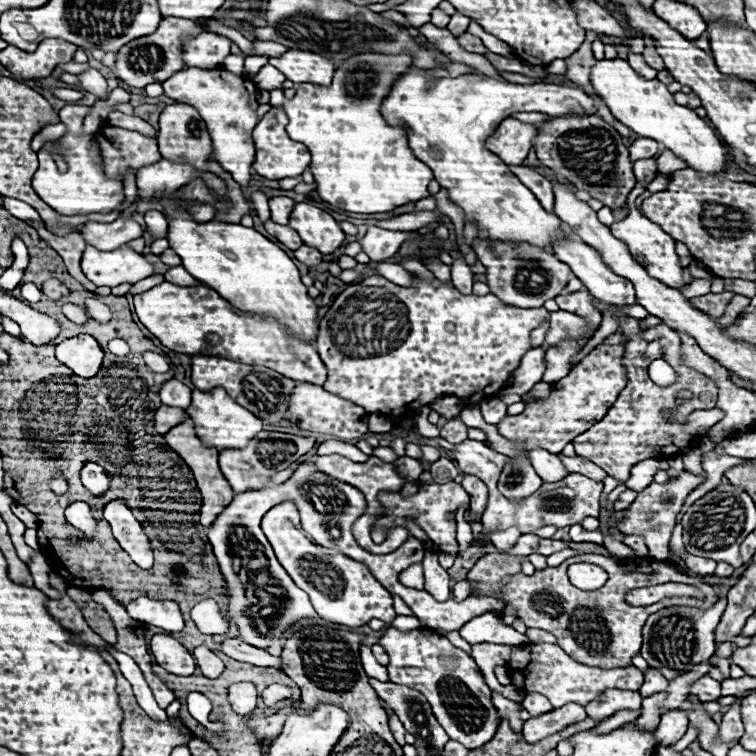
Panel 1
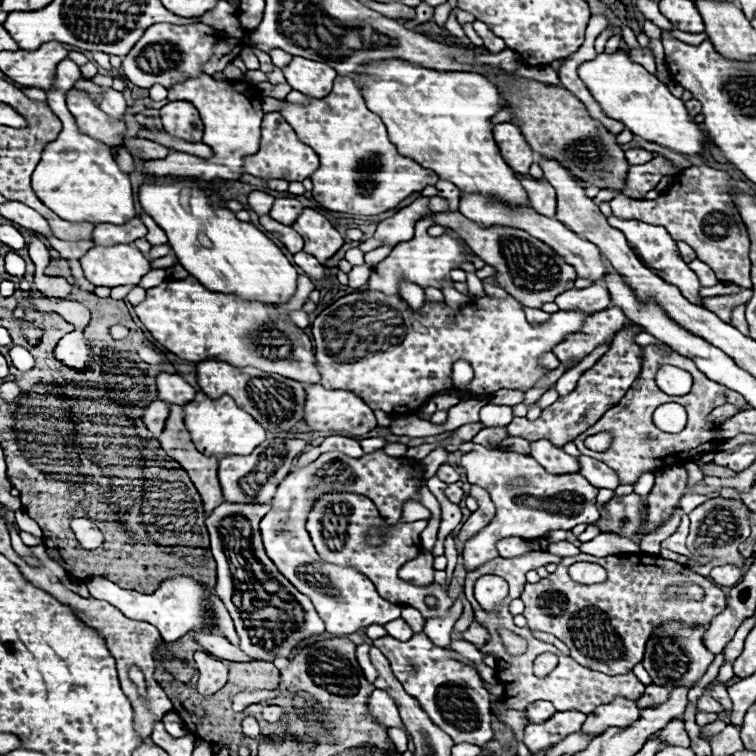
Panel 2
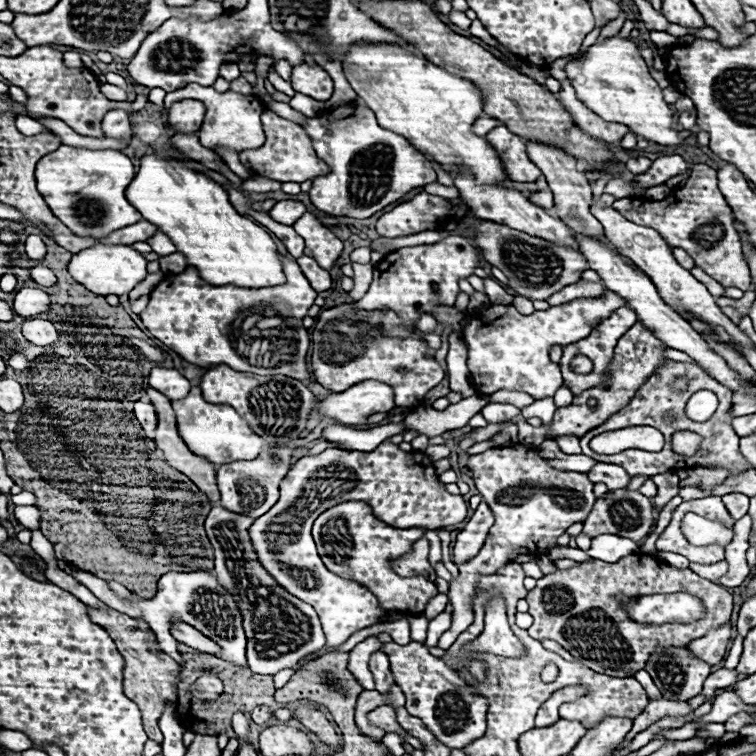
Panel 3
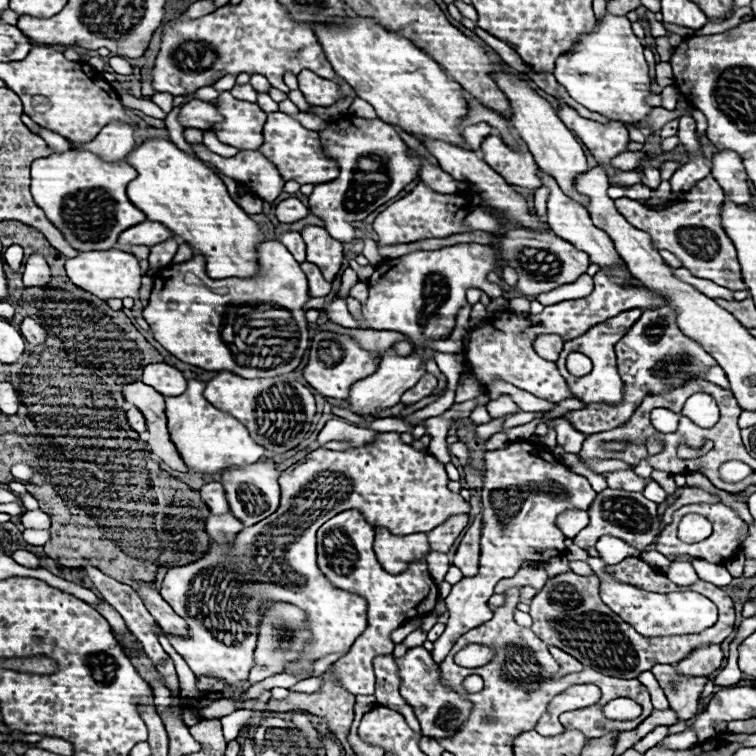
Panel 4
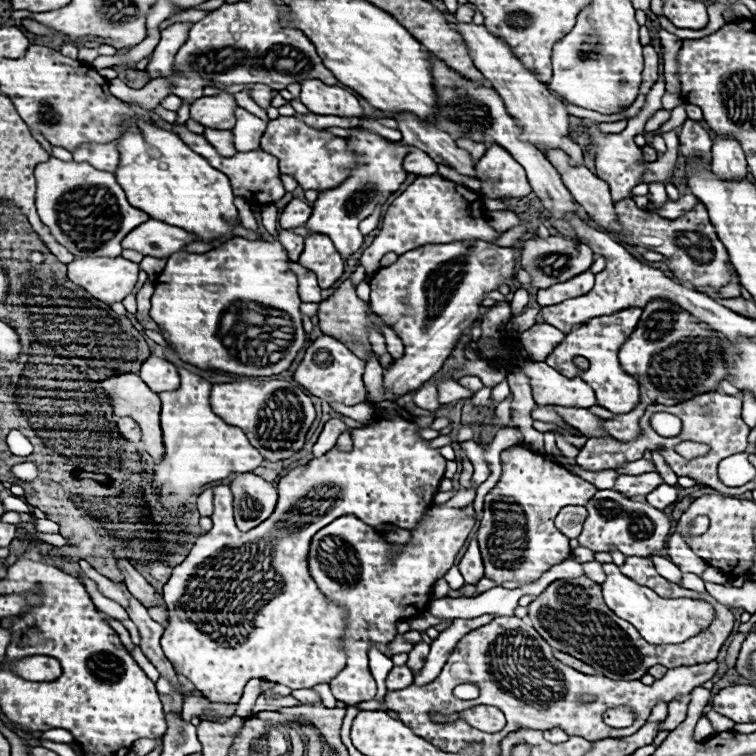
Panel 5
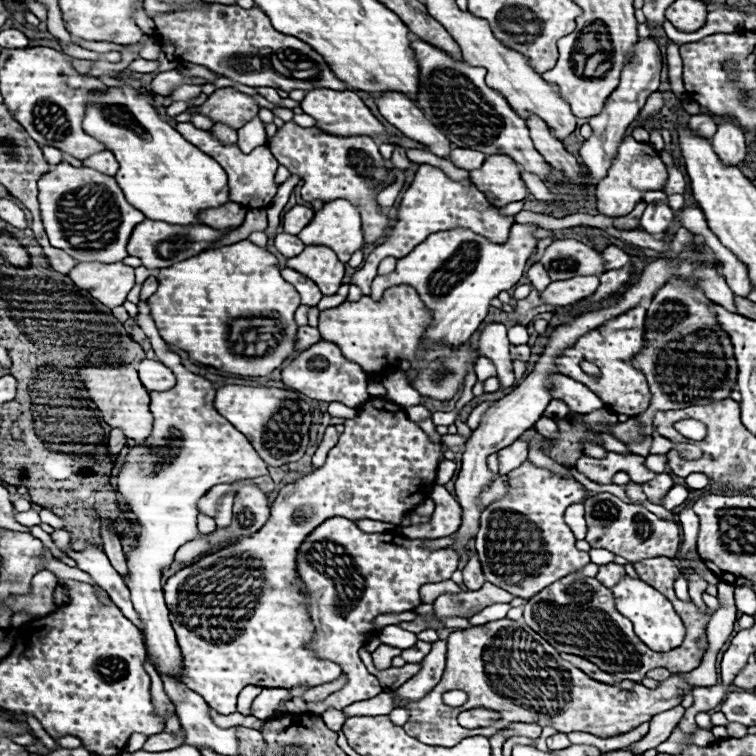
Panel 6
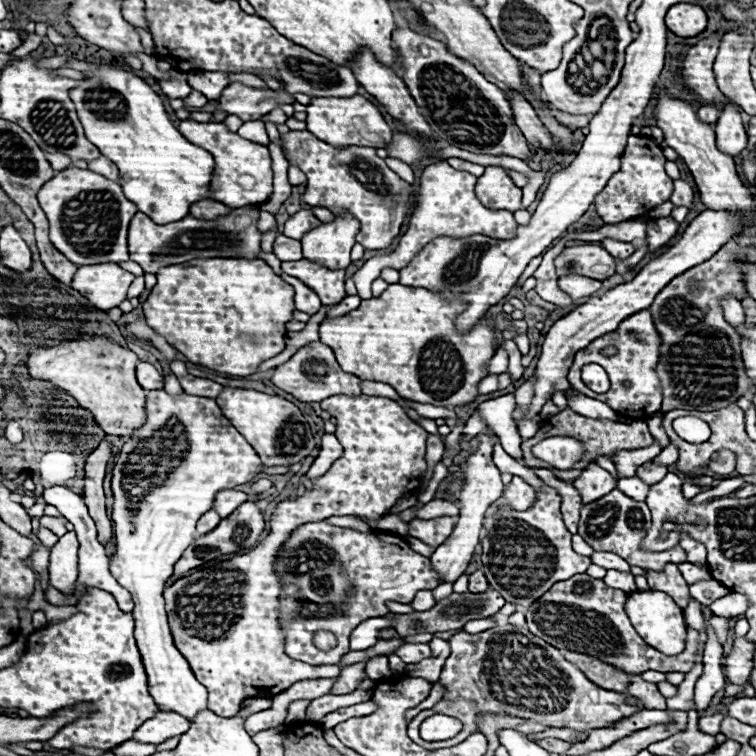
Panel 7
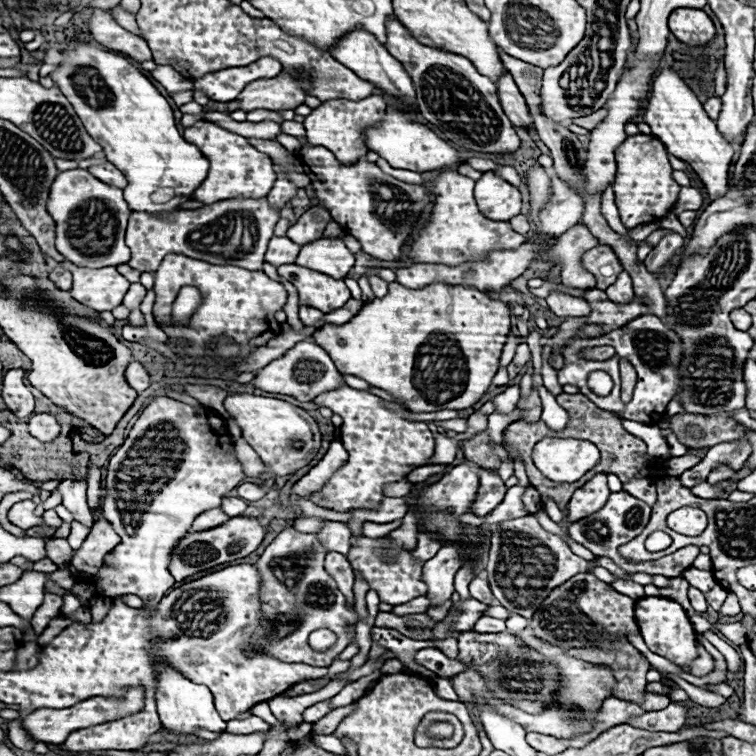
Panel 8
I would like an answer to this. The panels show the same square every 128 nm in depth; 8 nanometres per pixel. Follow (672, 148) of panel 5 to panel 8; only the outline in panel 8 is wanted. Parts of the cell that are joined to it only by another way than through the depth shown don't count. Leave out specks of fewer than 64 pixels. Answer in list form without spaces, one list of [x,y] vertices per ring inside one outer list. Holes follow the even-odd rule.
[[[682,188],[680,190],[680,198],[678,198],[678,202],[674,204],[674,214],[680,214],[680,212],[684,212],[684,210],[698,210],[700,206],[702,206],[702,202],[704,202],[704,196],[702,196],[702,192],[700,190],[696,190],[696,188]]]

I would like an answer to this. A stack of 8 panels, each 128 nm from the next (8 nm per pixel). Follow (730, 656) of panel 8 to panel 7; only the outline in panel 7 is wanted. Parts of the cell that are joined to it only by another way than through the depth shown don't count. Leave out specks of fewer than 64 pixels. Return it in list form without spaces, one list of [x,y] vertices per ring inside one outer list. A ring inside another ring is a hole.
[[[689,598],[688,606],[683,610],[684,618],[687,625],[697,631],[704,629],[704,619],[701,612],[701,604]]]

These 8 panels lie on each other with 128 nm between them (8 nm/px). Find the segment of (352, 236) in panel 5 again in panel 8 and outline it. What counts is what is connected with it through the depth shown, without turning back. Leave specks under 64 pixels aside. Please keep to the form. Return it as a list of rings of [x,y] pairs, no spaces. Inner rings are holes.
[[[322,238],[318,242],[310,242],[302,246],[296,264],[322,274],[330,274],[336,280],[344,280],[348,270],[354,266],[354,256],[344,246],[342,238],[334,238],[334,240]]]

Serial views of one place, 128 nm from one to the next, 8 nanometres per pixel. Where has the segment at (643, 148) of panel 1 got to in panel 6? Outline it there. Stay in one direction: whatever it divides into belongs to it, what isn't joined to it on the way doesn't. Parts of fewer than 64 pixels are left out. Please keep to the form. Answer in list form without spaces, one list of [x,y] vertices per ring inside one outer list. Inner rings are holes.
[[[656,202],[656,204],[648,204],[642,220],[640,220],[640,226],[648,232],[648,234],[664,234],[670,226],[670,222],[674,220],[674,212],[668,204],[664,202]]]

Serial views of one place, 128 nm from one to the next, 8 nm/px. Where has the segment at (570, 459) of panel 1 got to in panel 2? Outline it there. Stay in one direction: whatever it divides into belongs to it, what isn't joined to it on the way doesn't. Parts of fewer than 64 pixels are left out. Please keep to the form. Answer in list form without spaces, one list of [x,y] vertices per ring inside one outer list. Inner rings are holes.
[[[578,456],[580,460],[580,474],[596,488],[608,488],[608,490],[616,490],[620,486],[618,474],[608,468],[604,462],[598,462],[594,458],[588,456]]]

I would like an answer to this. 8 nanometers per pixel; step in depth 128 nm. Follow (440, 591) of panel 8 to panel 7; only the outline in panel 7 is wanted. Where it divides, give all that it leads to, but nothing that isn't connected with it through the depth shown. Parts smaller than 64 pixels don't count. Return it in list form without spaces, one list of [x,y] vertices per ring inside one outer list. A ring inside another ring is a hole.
[[[480,434],[478,438],[480,438],[478,450],[474,454],[470,454],[470,458],[466,460],[468,462],[468,466],[464,470],[464,474],[466,474],[466,488],[458,496],[460,506],[462,506],[460,508],[460,516],[458,516],[458,524],[454,526],[454,530],[446,538],[446,542],[440,544],[434,550],[434,554],[430,556],[432,568],[438,572],[440,580],[442,582],[450,582],[450,584],[454,584],[464,574],[464,570],[470,564],[470,558],[474,554],[474,546],[478,544],[478,534],[480,534],[486,510],[490,508],[492,502],[496,502],[504,494],[504,484],[502,484],[502,478],[500,478],[500,470],[492,462],[492,444],[494,442],[486,434]]]

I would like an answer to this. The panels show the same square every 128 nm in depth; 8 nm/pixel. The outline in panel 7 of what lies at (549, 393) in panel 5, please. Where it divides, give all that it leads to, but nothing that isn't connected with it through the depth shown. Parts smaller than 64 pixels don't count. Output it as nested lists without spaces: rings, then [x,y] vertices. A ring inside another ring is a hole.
[[[570,388],[570,392],[572,392],[572,396],[568,398],[568,406],[570,406],[574,412],[578,412],[578,414],[582,414],[582,416],[586,416],[586,418],[620,420],[620,416],[618,416],[614,410],[610,410],[610,406],[606,406],[604,402],[586,398],[584,394],[578,394],[578,392],[572,390],[572,388]]]

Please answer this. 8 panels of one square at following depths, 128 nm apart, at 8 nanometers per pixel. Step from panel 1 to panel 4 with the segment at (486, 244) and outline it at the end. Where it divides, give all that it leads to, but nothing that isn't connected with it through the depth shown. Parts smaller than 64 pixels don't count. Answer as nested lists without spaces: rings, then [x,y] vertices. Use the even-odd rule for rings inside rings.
[[[516,228],[500,236],[500,240],[496,242],[496,248],[502,254],[504,266],[516,268],[518,290],[526,296],[538,296],[542,294],[542,290],[554,290],[554,286],[574,282],[574,278],[582,276],[590,266],[586,252],[576,250],[570,242],[550,232],[528,232],[524,228]]]

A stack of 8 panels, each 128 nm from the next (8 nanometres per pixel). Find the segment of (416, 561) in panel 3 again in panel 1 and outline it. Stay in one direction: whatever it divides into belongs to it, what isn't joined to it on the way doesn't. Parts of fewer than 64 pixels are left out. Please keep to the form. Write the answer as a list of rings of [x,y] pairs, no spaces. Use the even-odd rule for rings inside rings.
[[[422,562],[412,564],[410,568],[406,568],[406,570],[400,574],[400,582],[402,582],[404,586],[416,588],[416,590],[424,590],[424,568],[422,568]]]

